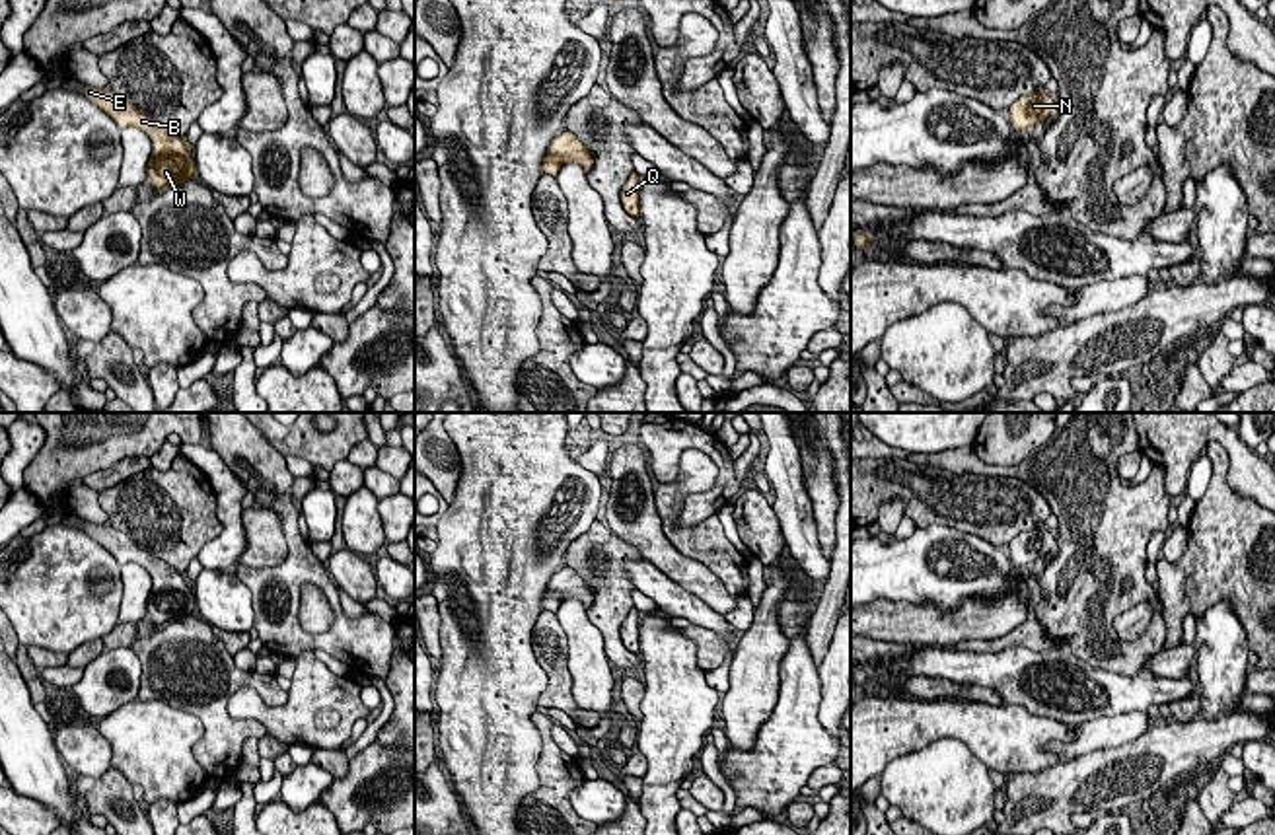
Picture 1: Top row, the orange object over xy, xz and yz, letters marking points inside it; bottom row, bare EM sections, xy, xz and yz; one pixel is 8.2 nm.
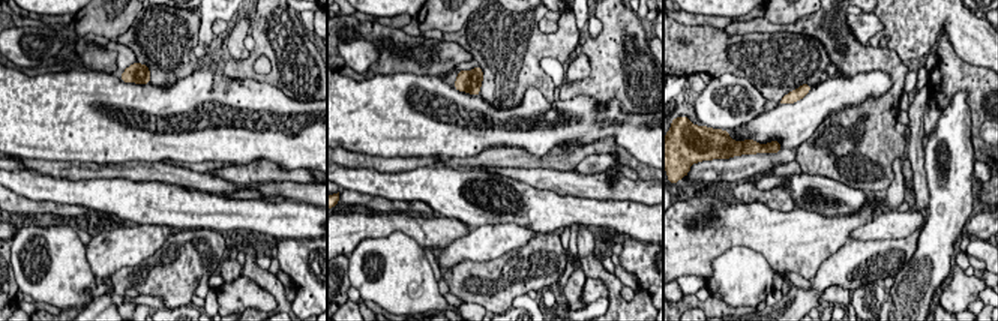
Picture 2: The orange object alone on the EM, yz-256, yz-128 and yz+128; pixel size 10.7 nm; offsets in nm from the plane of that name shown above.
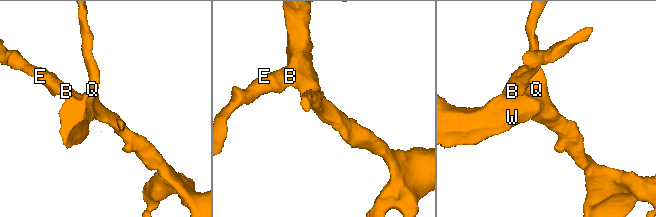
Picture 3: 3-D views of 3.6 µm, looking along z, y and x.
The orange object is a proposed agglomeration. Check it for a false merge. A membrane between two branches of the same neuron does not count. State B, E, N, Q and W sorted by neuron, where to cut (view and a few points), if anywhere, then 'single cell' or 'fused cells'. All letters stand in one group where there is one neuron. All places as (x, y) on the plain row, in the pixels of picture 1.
B E N Q W; no cut; single cell

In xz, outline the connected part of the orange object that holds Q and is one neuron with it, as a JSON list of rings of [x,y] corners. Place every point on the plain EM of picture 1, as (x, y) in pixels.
[[[633,607],[621,625],[621,640],[623,640],[625,648],[635,654],[640,654],[638,621],[640,621],[638,611],[637,611],[637,607]]]

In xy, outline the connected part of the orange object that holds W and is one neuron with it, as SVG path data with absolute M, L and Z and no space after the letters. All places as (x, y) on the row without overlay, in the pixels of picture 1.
M86 522L82 529L105 547L121 566L138 563L150 572L152 592L146 603L146 617L150 617L156 627L197 613L193 586L187 582L185 574L179 574L165 561L140 549L130 535L117 531L109 522Z

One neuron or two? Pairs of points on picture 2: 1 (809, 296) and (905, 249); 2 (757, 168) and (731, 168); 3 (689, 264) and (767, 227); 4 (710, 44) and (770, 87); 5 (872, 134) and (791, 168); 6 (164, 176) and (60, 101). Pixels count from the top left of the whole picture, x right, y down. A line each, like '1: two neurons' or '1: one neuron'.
1: one neuron
2: one neuron
3: one neuron
4: one neuron
5: two neurons
6: two neurons

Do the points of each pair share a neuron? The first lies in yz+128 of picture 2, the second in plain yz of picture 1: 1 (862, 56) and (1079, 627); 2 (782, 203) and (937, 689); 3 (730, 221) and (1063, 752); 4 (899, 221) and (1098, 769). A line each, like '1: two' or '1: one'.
1: one
2: one
3: two
4: two

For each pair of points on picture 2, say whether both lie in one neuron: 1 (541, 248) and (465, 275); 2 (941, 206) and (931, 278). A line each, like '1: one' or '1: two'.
1: one
2: one

